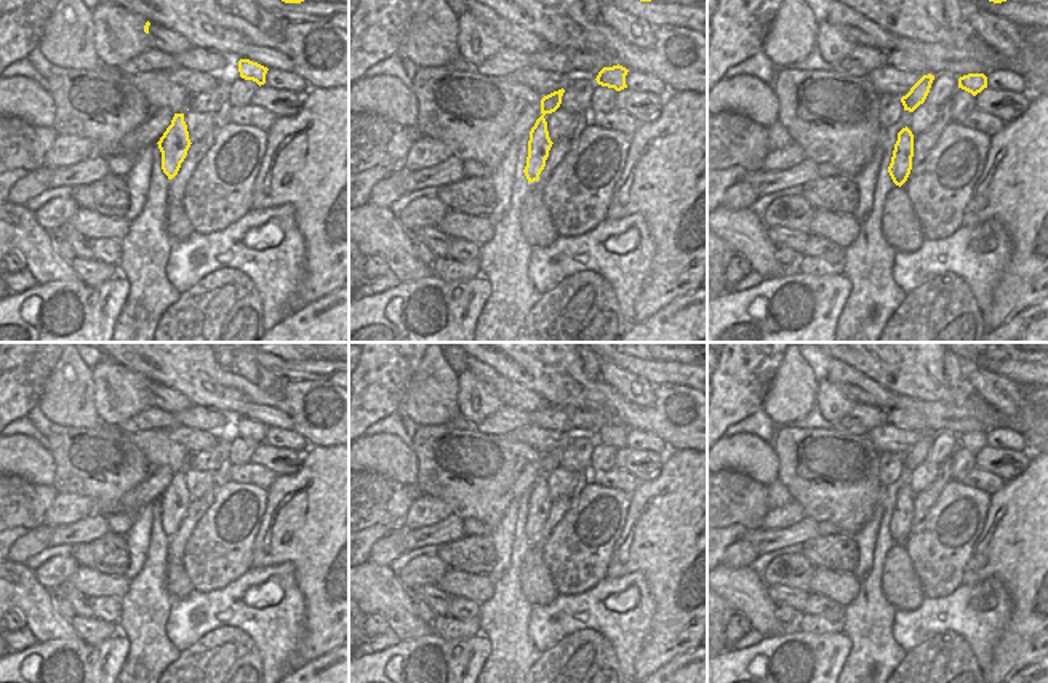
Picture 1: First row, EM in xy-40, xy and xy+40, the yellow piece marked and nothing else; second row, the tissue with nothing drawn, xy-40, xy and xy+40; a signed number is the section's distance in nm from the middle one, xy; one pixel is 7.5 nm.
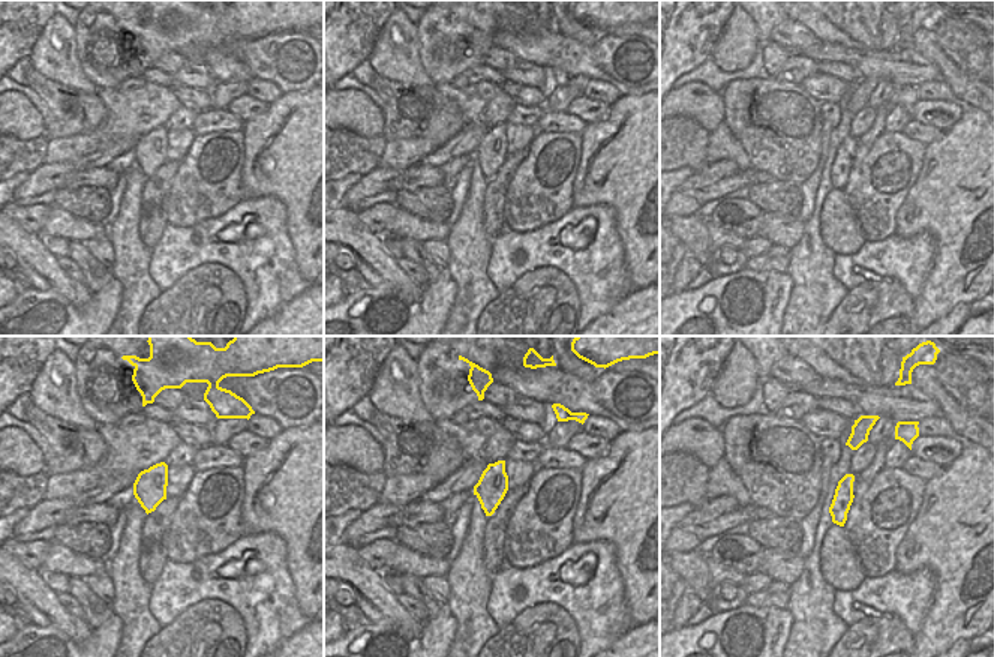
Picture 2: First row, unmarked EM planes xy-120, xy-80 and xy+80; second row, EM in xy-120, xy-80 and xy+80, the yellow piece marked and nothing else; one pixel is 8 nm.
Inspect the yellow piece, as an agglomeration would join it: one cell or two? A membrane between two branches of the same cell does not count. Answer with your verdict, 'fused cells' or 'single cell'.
single cell

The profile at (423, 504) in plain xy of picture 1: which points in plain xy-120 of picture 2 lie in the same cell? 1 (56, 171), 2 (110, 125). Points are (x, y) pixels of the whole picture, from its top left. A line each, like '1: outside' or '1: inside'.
1: outside
2: inside

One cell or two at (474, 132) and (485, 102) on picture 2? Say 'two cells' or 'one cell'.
two cells

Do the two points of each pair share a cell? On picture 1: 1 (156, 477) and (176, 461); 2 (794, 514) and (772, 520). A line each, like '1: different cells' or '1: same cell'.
1: different cells
2: same cell

